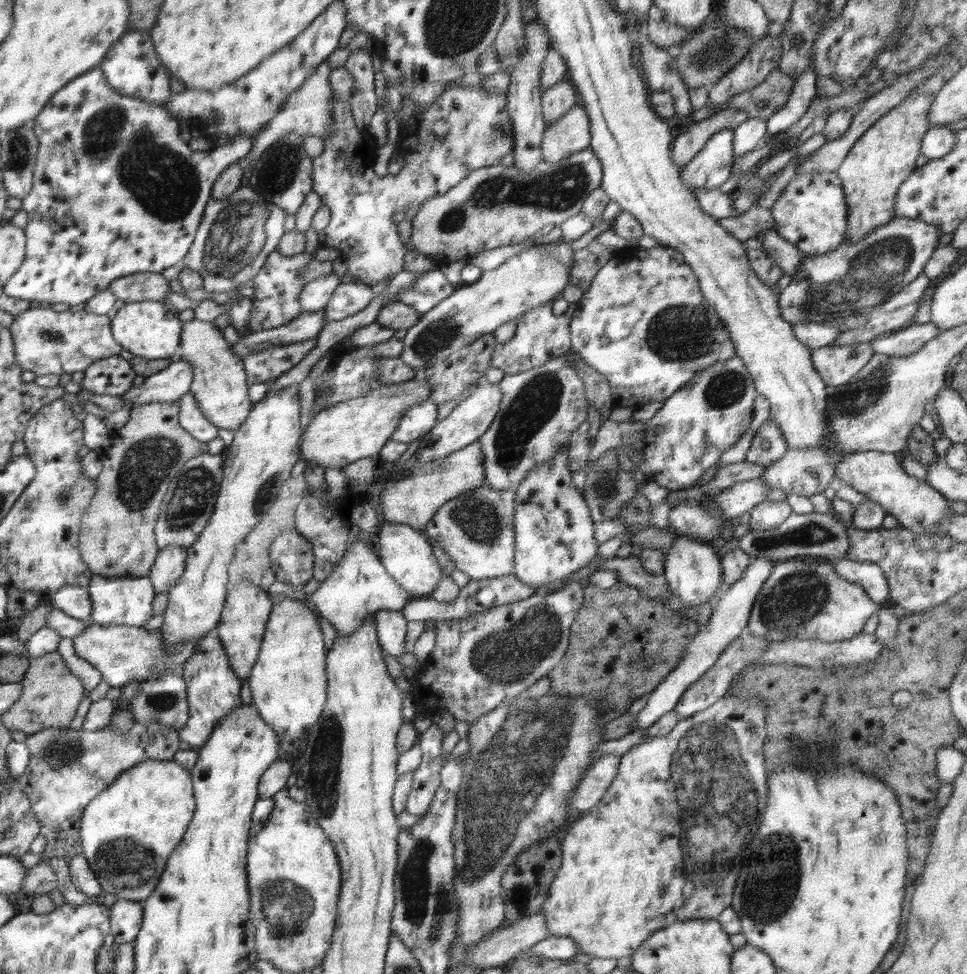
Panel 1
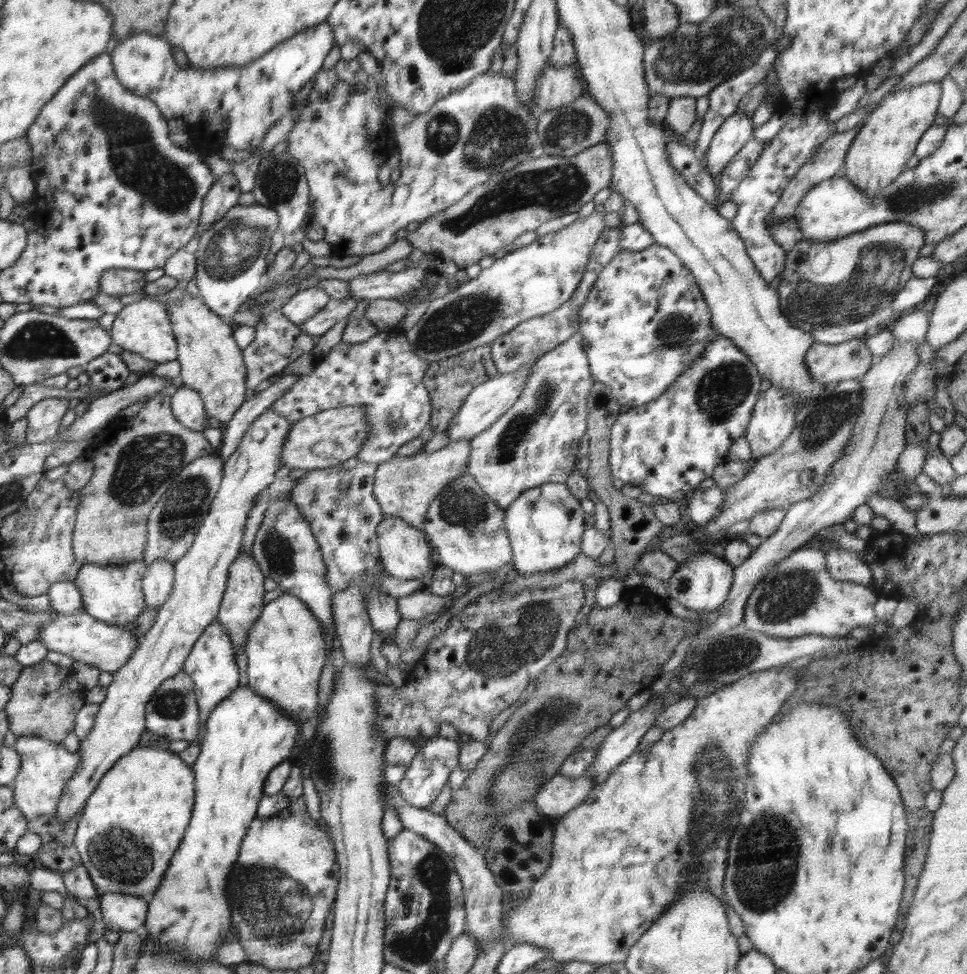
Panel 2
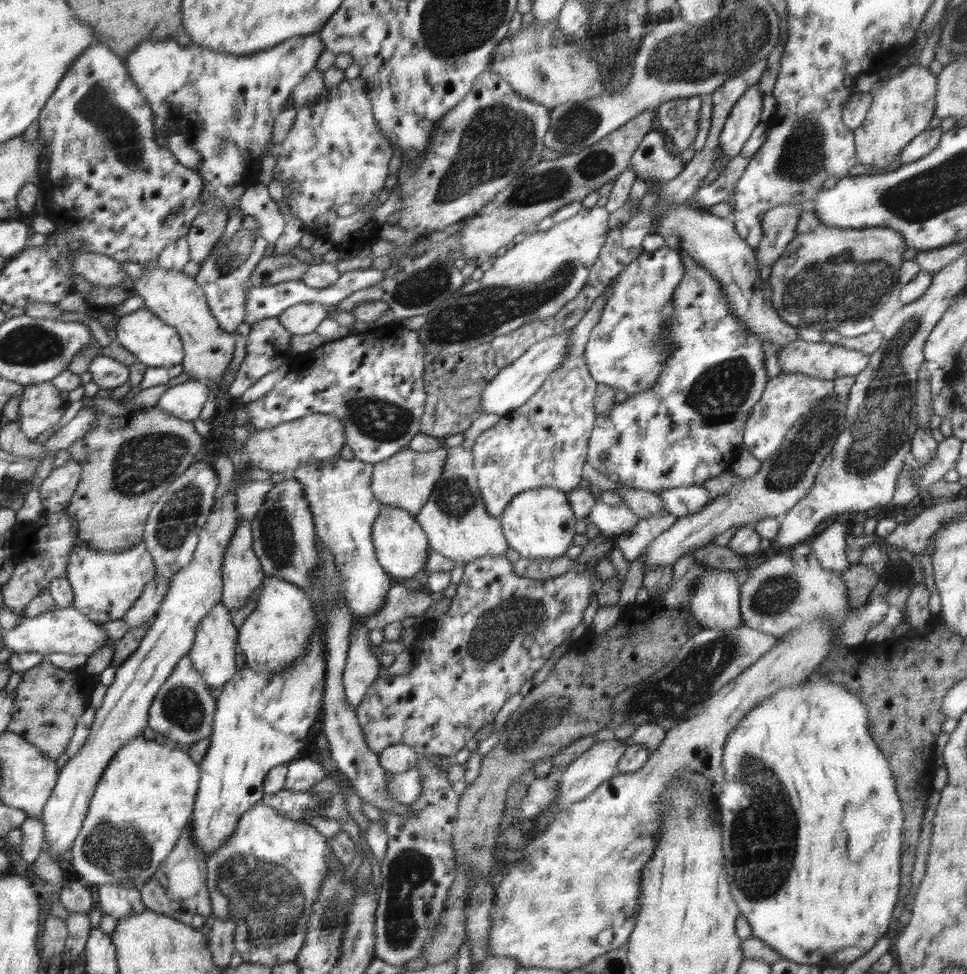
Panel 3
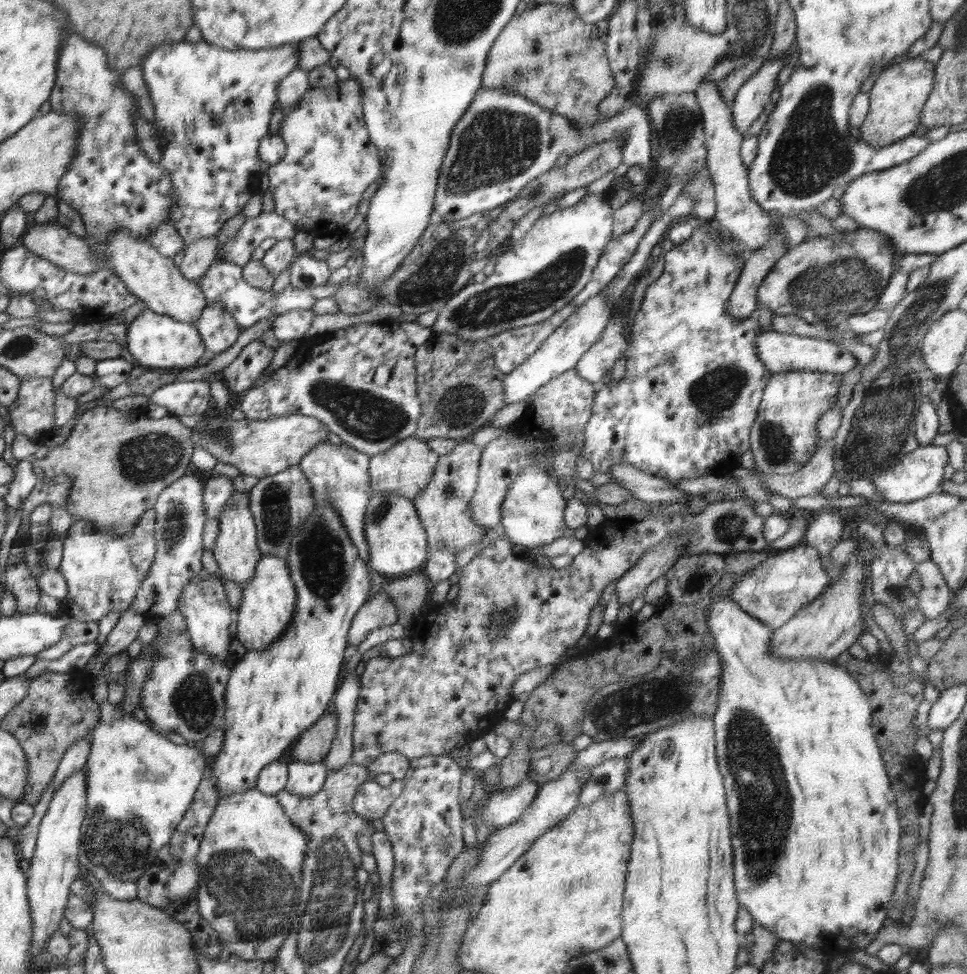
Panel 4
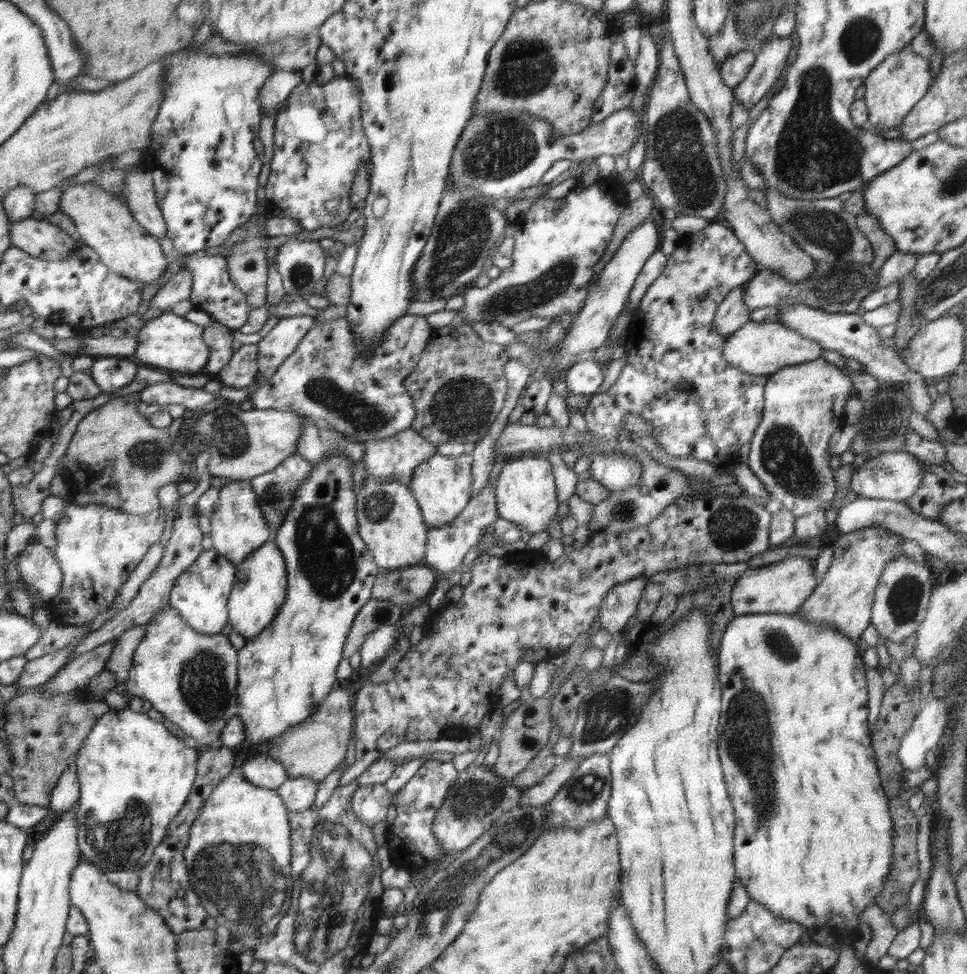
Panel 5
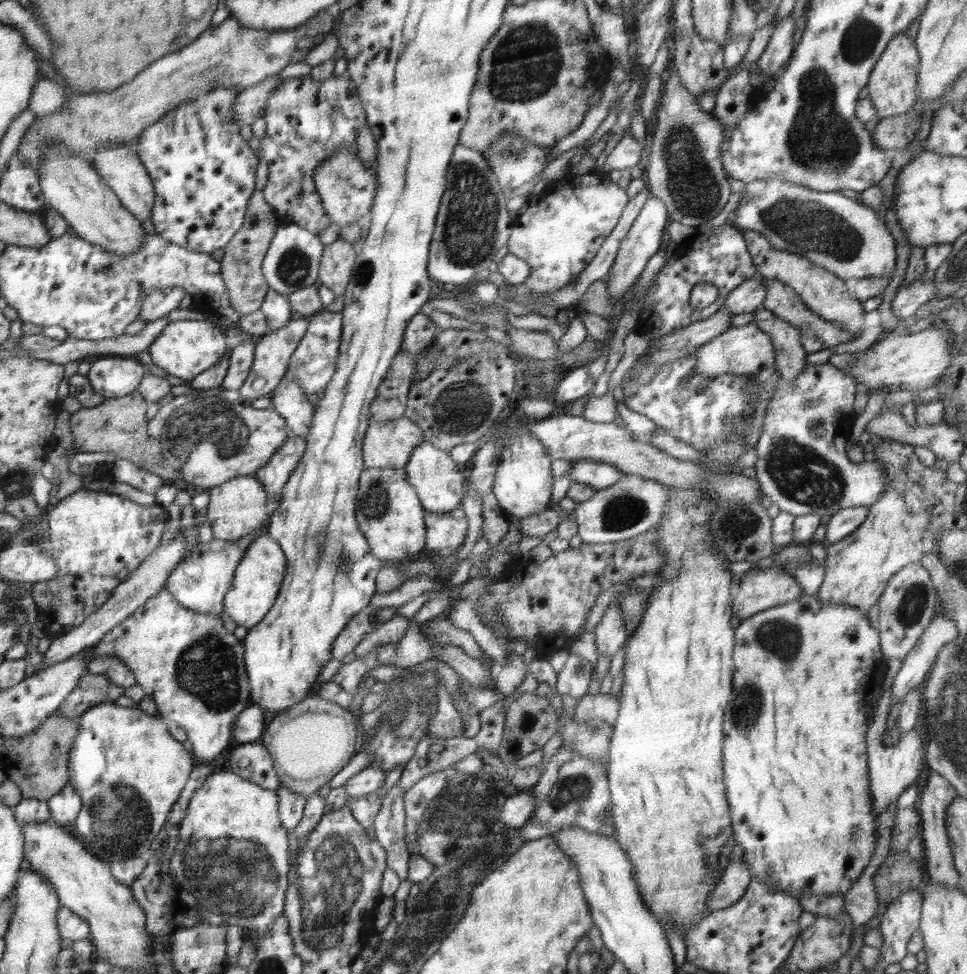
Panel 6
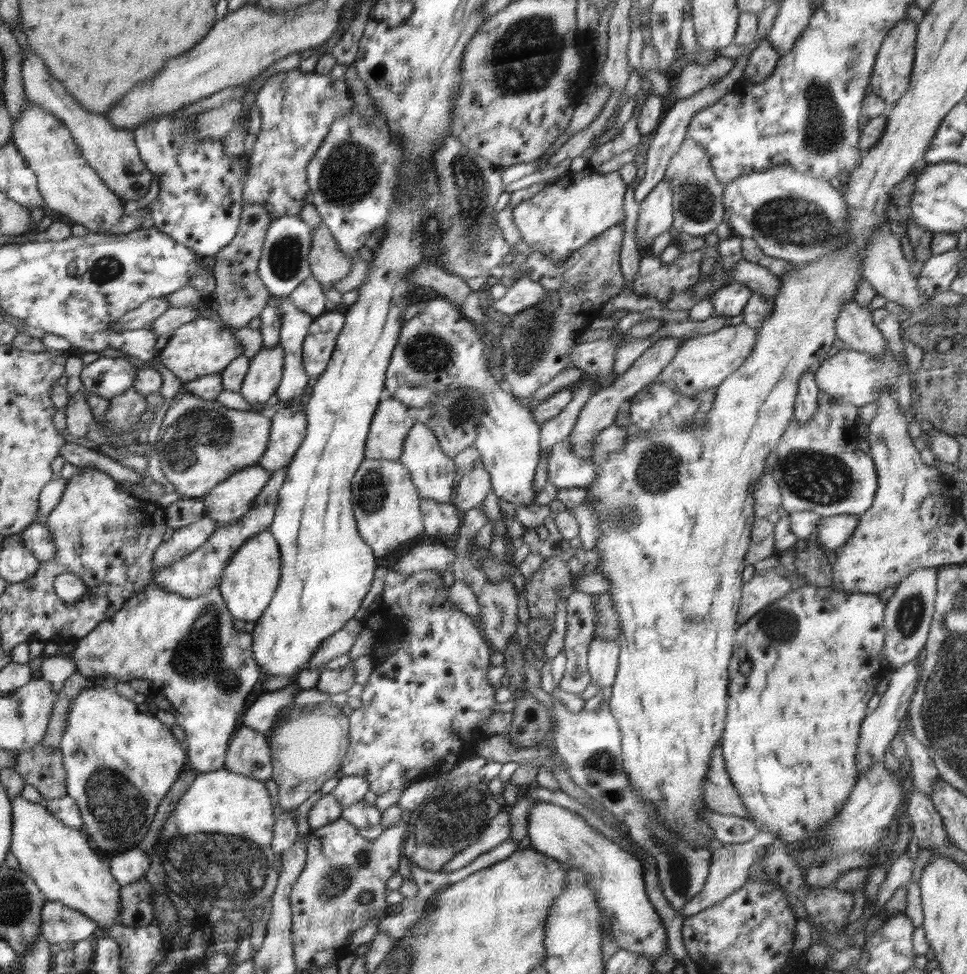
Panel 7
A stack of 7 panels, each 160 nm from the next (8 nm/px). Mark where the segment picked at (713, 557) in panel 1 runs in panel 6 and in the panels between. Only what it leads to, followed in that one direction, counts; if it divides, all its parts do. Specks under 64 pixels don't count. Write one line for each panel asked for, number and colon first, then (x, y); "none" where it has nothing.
2: (703, 583)
3: (715, 603)
4: (815, 831)
5: (813, 840)
6: (795, 767)

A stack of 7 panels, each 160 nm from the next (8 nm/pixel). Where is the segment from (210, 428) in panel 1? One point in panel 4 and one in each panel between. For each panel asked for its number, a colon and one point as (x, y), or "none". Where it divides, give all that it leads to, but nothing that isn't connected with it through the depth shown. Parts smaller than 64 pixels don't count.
2: (187, 404)
3: (185, 400)
4: (183, 398)

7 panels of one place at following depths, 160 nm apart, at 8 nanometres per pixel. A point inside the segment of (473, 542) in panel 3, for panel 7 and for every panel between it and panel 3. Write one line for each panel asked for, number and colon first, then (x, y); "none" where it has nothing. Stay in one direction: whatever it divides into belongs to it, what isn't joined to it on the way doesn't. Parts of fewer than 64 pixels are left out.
4: (443, 506)
5: (441, 485)
6: (438, 480)
7: (433, 473)

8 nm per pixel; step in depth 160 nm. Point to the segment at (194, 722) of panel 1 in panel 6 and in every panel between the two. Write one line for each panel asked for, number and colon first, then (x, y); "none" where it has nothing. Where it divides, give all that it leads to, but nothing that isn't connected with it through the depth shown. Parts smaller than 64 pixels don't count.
2: (211, 665)
3: (212, 654)
4: (203, 604)
5: (200, 594)
6: (200, 580)

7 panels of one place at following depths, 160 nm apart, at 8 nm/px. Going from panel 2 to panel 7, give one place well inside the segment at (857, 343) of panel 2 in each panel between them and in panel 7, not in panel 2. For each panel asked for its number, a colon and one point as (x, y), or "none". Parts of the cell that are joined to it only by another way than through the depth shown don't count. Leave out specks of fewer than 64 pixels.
3: (824, 360)
4: (780, 352)
5: (760, 348)
6: (746, 349)
7: (703, 362)

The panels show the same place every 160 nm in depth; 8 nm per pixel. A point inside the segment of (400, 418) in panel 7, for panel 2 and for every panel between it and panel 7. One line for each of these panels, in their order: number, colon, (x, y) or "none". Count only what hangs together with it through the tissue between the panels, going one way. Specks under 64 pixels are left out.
2: (404, 486)
3: (406, 480)
4: (406, 468)
5: (396, 458)
6: (386, 444)

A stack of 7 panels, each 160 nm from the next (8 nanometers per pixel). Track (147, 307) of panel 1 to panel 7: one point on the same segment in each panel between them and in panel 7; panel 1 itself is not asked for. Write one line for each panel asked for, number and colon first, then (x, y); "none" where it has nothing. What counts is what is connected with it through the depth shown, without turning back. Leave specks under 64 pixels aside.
2: (143, 327)
3: (154, 343)
4: (156, 340)
5: (166, 340)
6: (185, 348)
7: (205, 346)

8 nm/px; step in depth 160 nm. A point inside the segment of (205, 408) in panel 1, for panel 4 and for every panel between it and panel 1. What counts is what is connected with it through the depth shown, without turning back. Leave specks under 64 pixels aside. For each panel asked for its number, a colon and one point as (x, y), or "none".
2: (211, 362)
3: (178, 300)
4: (156, 281)

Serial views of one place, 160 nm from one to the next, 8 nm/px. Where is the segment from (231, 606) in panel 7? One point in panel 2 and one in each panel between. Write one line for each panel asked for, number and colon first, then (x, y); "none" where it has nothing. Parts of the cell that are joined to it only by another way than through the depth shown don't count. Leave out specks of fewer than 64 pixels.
2: (286, 652)
3: (276, 635)
4: (268, 603)
5: (260, 589)
6: (258, 579)

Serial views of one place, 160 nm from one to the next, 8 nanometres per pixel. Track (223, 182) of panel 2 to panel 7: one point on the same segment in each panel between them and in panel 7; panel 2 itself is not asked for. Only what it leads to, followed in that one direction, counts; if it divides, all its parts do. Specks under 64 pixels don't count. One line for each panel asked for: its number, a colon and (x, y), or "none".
3: (208, 227)
4: (198, 256)
5: (179, 287)
6: (158, 304)
7: (147, 312)

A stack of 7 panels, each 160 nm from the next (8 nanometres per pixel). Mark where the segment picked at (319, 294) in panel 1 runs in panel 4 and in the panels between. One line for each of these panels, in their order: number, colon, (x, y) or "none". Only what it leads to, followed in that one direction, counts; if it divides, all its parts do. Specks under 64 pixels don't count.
2: (302, 306)
3: (301, 318)
4: (292, 325)

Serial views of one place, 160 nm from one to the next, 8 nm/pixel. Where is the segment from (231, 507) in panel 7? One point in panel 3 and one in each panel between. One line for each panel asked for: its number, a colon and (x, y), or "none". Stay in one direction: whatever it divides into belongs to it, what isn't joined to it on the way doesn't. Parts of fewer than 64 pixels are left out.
3: (242, 571)
4: (237, 552)
5: (238, 527)
6: (236, 508)

